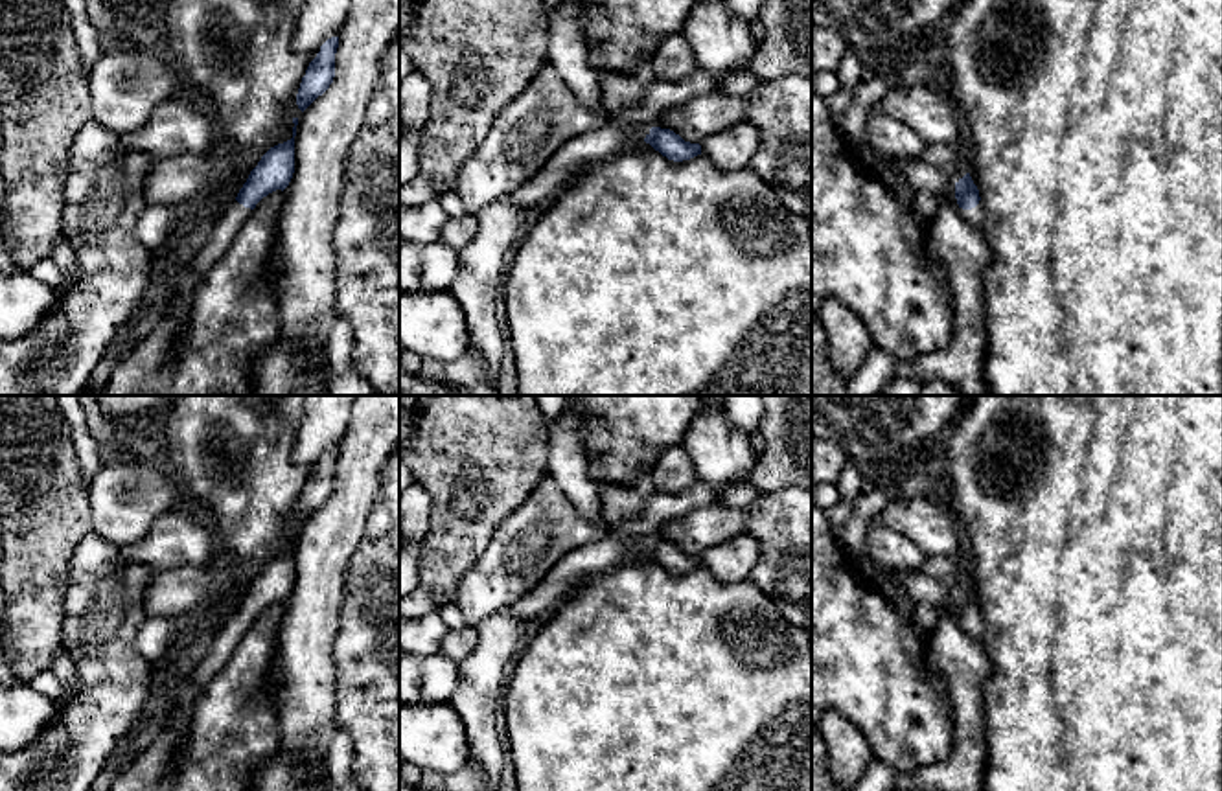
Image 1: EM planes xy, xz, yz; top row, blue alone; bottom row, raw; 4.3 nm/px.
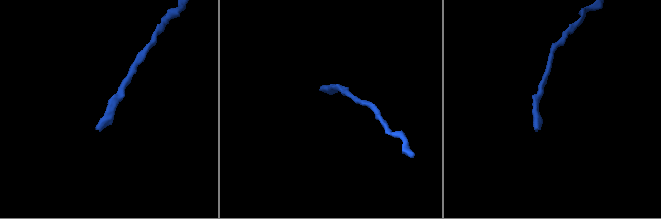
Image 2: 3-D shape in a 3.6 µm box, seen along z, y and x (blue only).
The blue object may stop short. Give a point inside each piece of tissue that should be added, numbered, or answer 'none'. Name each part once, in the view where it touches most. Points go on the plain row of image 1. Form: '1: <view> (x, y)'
1: yz (976, 628)

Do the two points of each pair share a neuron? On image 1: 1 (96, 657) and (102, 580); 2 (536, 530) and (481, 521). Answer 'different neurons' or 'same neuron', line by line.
1: same neuron
2: different neurons

